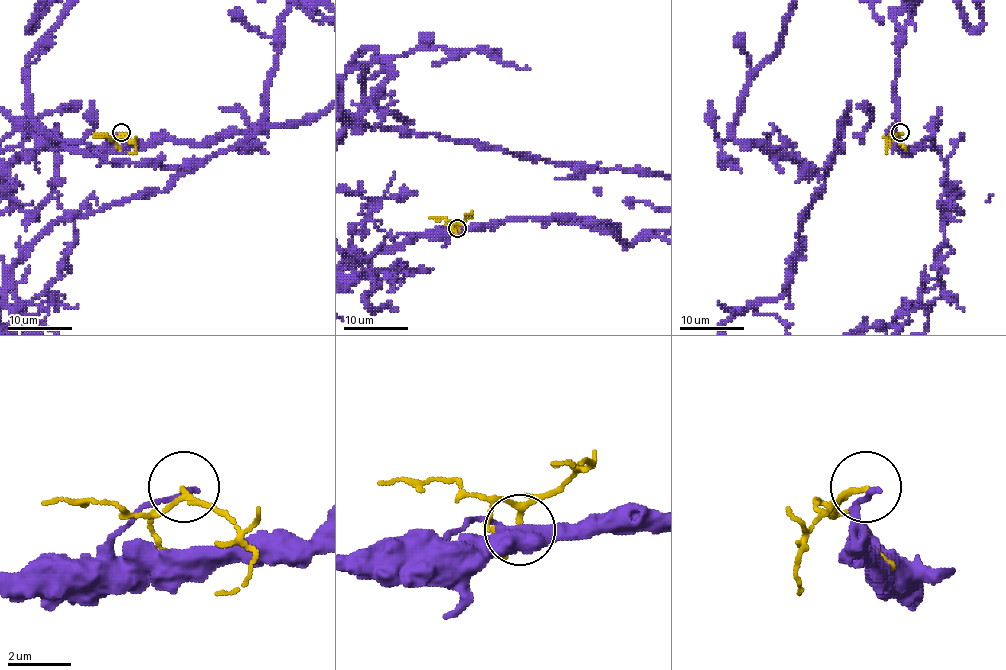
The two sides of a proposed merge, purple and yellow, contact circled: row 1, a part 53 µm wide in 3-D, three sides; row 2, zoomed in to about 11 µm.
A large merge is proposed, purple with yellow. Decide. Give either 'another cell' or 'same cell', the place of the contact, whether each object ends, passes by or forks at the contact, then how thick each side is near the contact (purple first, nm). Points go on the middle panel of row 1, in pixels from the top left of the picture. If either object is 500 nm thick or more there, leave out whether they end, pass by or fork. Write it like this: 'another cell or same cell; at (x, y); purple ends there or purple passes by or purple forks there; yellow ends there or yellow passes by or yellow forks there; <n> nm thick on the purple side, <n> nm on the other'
another cell; at (457, 228); purple ends there; yellow passes by; 180 nm thick on the purple side, 130 nm on the other

